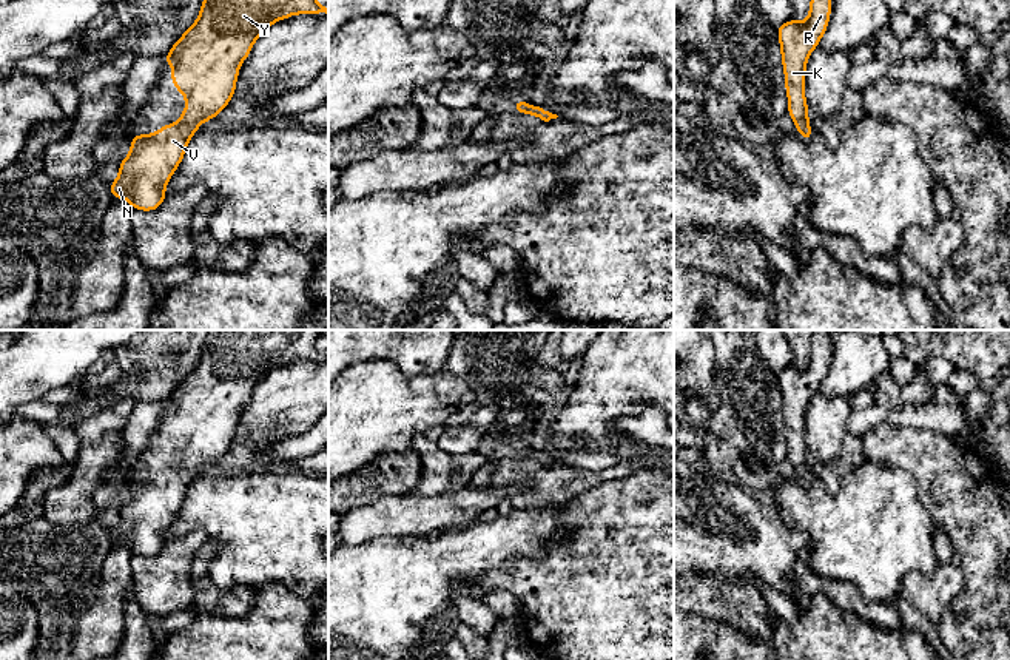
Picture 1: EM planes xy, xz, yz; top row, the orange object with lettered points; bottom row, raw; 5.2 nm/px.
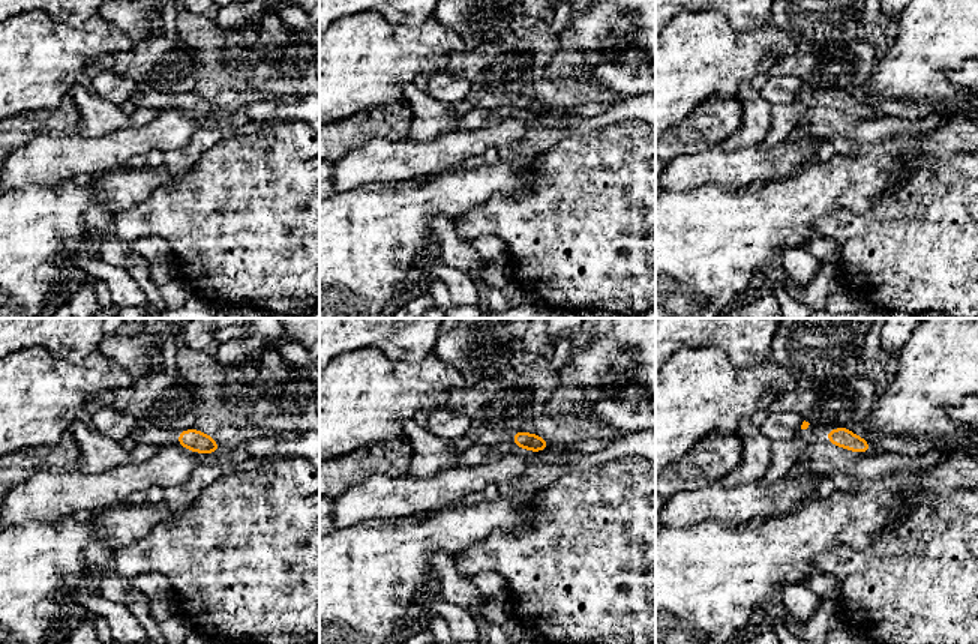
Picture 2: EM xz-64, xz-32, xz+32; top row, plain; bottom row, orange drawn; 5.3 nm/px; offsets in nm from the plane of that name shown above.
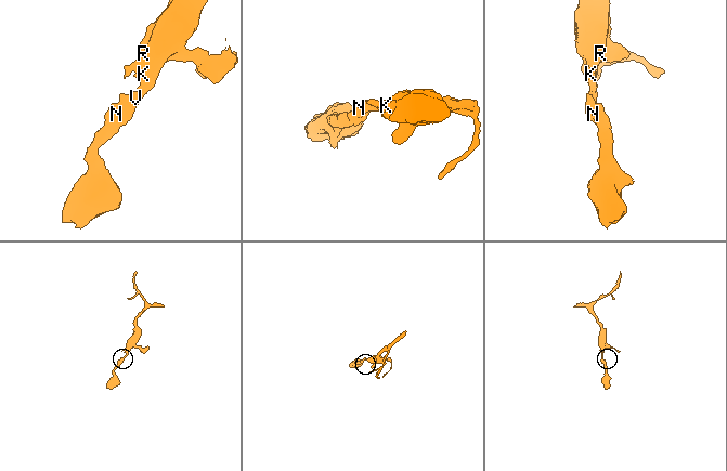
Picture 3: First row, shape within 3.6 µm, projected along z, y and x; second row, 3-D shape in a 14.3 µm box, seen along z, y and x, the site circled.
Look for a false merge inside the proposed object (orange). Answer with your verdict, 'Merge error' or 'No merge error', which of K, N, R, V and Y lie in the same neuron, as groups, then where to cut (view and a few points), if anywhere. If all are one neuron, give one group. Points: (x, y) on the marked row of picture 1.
No merge error. Groups: K N R V Y. No split

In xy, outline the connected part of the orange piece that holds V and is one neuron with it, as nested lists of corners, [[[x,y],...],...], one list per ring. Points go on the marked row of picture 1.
[[[204,0],[193,26],[171,46],[163,57],[173,65],[170,82],[187,97],[187,108],[179,123],[168,123],[156,134],[131,134],[131,151],[119,163],[119,177],[108,185],[113,202],[126,197],[133,210],[154,211],[167,194],[165,185],[183,159],[191,136],[199,131],[200,122],[214,119],[231,100],[241,63],[250,56],[253,43],[274,22],[295,14],[324,14],[328,6],[315,0]]]

